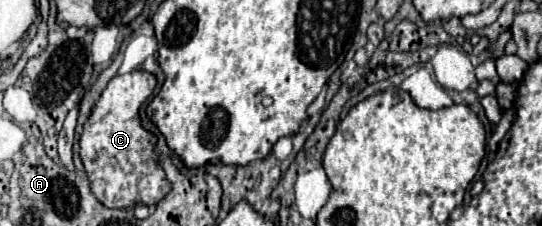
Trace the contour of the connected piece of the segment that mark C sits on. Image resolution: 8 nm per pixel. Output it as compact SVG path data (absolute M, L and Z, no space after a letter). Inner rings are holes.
M132 70L114 76L84 124L80 158L92 194L106 208L130 210L136 204L154 208L172 190L172 184L154 154L158 138L148 132L140 120L140 106L150 98L154 88L156 76L146 70Z

